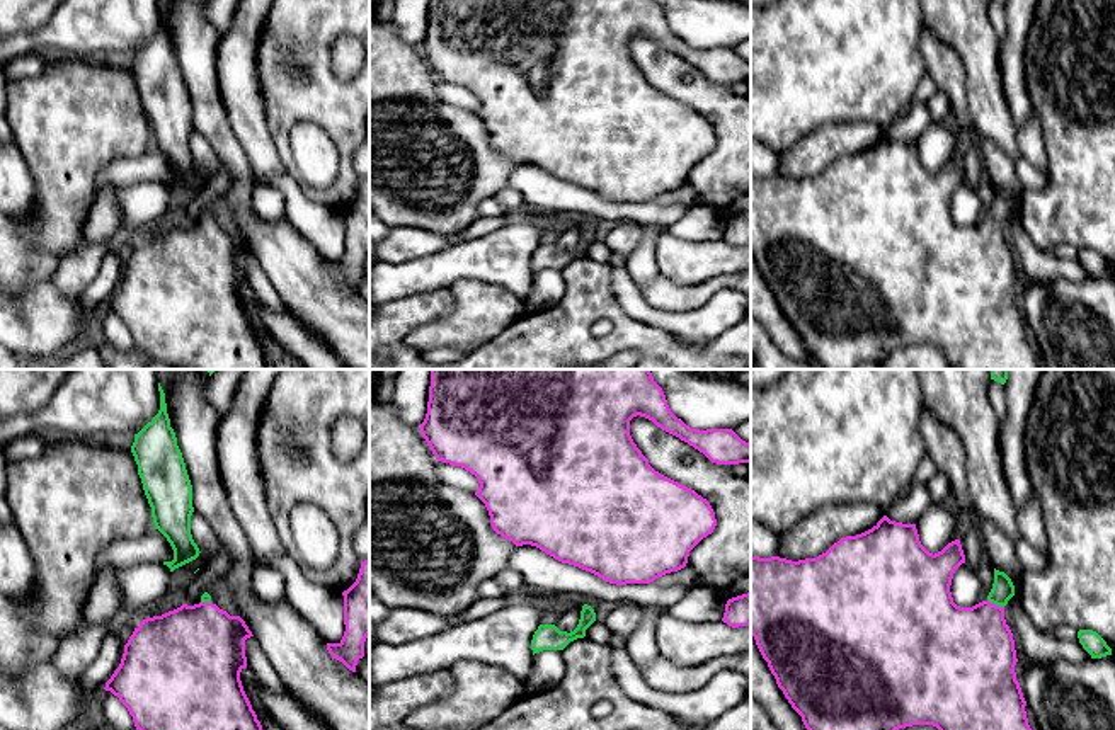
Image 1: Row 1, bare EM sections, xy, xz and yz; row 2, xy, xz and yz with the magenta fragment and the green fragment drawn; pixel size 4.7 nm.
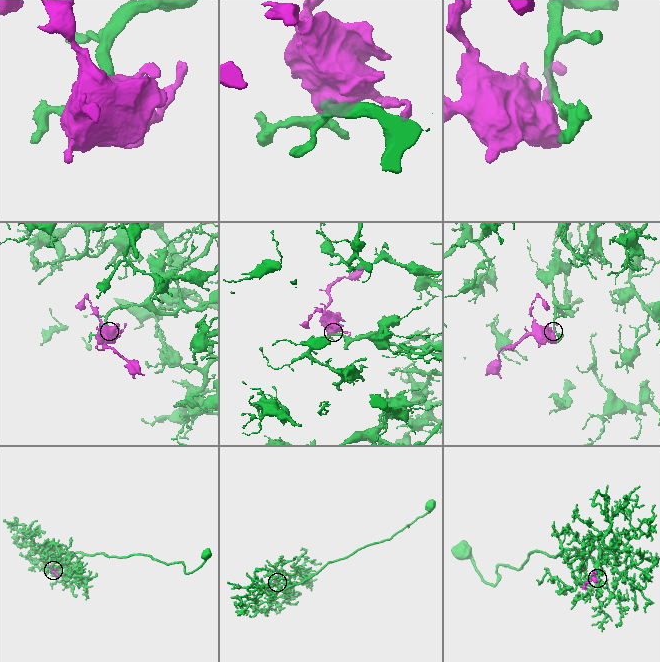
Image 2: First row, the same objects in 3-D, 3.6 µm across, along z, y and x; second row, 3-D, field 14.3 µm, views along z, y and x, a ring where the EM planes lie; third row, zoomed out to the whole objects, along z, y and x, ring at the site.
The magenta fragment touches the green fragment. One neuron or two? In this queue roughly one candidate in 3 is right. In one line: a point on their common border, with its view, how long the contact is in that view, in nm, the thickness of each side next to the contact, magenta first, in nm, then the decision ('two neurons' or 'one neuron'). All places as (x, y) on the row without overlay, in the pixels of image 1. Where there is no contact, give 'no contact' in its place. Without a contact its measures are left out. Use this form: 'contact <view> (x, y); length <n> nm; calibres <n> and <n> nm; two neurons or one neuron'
contact yz (994, 223); length 90 nm; calibres 420 and 110 nm; one neuron

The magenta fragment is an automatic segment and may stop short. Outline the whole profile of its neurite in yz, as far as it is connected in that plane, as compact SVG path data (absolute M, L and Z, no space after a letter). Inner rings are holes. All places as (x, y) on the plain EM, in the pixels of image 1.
M887 134L861 153L841 157L817 177L751 175L751 254L821 369L880 364L895 349L912 344L936 345L953 369L1038 369L1040 357L1028 344L1026 320L1016 299L1013 252L1004 238L1015 204L994 187L987 218L960 226L950 204L962 182L960 158L933 174L921 163L916 143L895 141Z

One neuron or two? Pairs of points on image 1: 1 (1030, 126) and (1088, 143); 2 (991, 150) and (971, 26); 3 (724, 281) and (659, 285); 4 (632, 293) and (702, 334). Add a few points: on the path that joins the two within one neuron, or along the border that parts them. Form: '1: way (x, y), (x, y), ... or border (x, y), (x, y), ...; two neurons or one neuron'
1: border (1032, 111), (1042, 138), (1042, 153), (1047, 167); two neurons
2: border (967, 108), (971, 123), (1012, 164); two neurons
3: way (709, 288), (702, 293), (674, 293); one neuron
4: way (646, 312), (651, 317), (683, 325); one neuron

